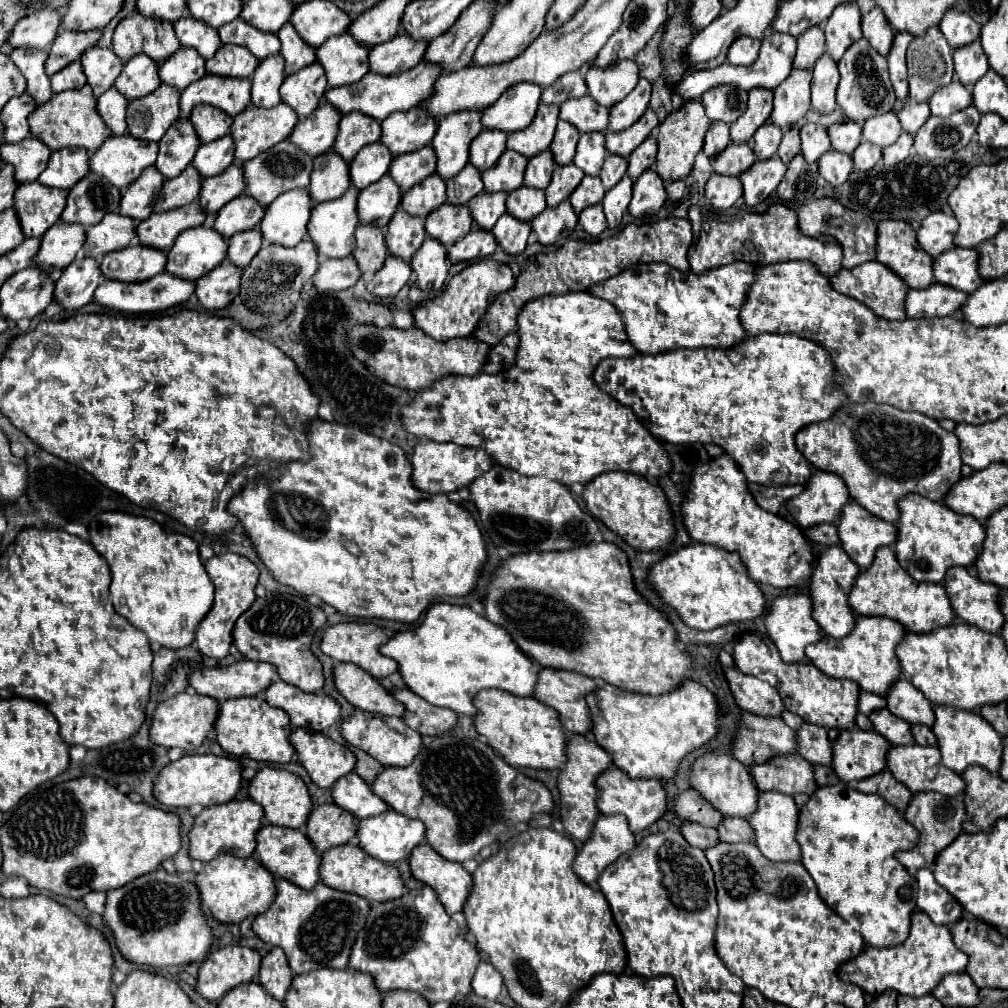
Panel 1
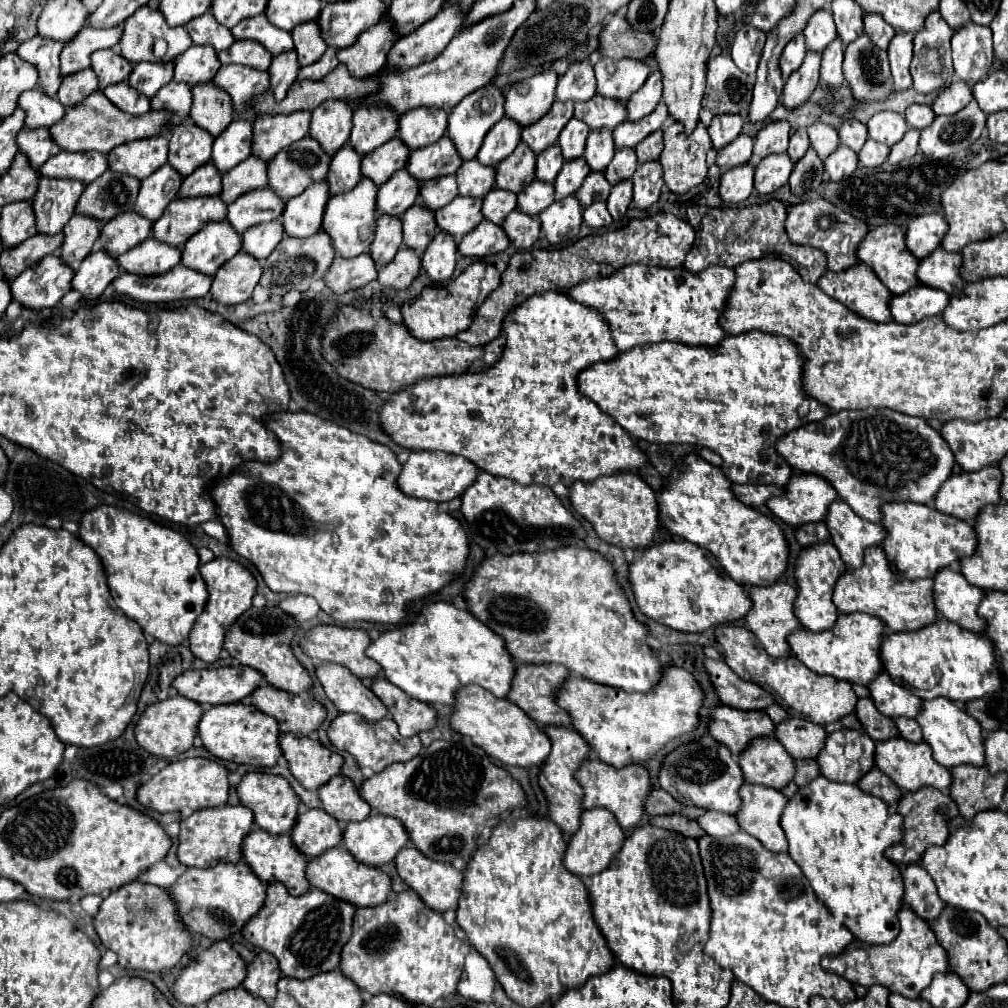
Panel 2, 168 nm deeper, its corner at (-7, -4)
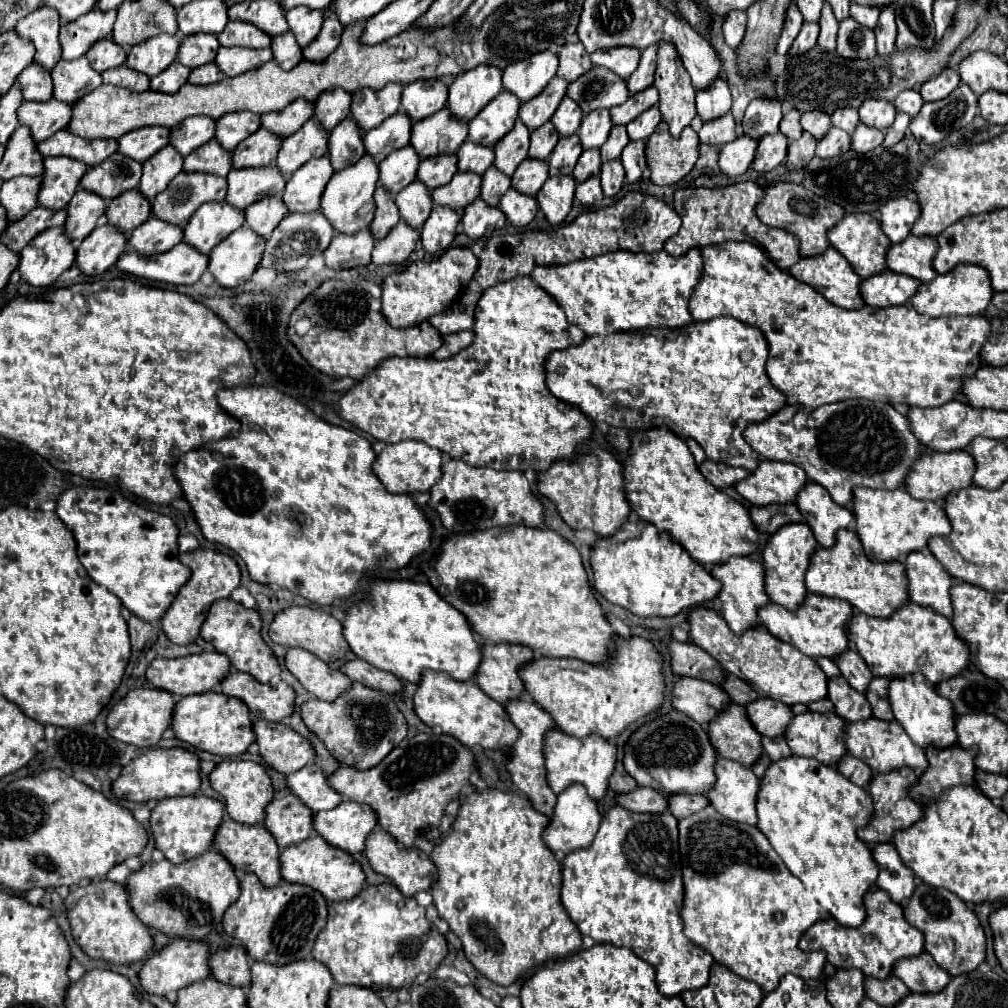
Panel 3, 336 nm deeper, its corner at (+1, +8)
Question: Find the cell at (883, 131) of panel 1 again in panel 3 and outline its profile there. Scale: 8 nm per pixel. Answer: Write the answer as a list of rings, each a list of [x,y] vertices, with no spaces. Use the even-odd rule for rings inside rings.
[[[868,98],[862,106],[860,106],[860,120],[866,126],[874,126],[878,130],[886,130],[896,116],[896,108],[892,102],[888,100],[880,100],[880,98]]]

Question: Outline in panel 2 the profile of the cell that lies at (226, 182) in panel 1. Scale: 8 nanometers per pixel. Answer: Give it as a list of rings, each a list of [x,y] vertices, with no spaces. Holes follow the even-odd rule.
[[[250,156],[222,176],[220,198],[222,202],[230,204],[242,194],[258,188],[266,188],[266,162],[260,162],[256,156]]]

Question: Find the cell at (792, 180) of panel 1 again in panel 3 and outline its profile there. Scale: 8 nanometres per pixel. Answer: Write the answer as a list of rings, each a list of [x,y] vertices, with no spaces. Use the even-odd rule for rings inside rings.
[[[804,132],[798,140],[788,144],[788,158],[786,158],[786,166],[790,170],[802,170],[812,158],[814,158],[814,148],[816,148],[814,136],[810,136],[808,132]]]

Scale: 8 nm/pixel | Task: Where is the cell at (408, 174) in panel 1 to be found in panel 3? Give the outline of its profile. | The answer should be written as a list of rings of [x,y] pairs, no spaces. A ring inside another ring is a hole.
[[[448,108],[436,112],[434,116],[426,116],[426,120],[418,120],[412,126],[410,144],[418,152],[420,158],[438,156],[444,150],[456,152],[468,136],[468,124],[456,120]]]

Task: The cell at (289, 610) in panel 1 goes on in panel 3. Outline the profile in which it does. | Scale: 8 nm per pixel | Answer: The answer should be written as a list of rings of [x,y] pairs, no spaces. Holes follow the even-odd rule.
[[[216,600],[210,606],[206,620],[200,628],[200,638],[212,644],[216,652],[224,654],[230,660],[232,668],[252,674],[258,682],[272,682],[278,678],[280,666],[274,654],[268,650],[266,642],[260,638],[260,626],[262,626],[262,620],[256,610],[248,610],[234,600]]]

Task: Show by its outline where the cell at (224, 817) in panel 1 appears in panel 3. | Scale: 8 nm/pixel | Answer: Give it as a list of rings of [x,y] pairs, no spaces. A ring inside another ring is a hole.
[[[184,796],[184,798],[164,798],[150,810],[150,830],[156,848],[172,864],[182,864],[190,858],[200,856],[212,846],[214,832],[224,818],[224,804],[206,796]]]

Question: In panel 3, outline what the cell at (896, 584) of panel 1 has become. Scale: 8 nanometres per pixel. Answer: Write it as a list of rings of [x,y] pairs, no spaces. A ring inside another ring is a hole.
[[[848,528],[838,530],[836,544],[832,548],[822,548],[822,546],[816,548],[814,558],[810,560],[810,566],[804,574],[804,584],[808,592],[842,598],[862,614],[876,616],[876,618],[890,616],[898,606],[902,606],[908,600],[904,564],[870,562],[862,552],[862,544],[858,536],[854,534],[854,530]]]

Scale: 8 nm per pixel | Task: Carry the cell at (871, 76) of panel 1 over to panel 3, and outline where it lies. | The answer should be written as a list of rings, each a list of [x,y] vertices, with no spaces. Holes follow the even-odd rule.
[[[854,18],[842,20],[838,30],[836,52],[844,58],[874,58],[876,56],[874,32],[858,24]]]

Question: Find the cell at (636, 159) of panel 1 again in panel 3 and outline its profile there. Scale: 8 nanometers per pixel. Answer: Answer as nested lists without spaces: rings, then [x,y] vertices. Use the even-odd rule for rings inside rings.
[[[652,106],[650,110],[642,112],[638,118],[634,118],[634,122],[630,122],[630,124],[626,126],[630,140],[646,140],[646,138],[654,132],[654,128],[658,126],[660,120],[662,120],[662,118],[660,118],[658,106]]]

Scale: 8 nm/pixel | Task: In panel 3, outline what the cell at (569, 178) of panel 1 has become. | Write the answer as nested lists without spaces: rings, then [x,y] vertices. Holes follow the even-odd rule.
[[[578,134],[574,136],[564,136],[558,140],[554,152],[548,158],[550,164],[550,176],[564,176],[564,174],[572,174],[578,158],[582,154],[582,146],[580,146],[580,138]]]

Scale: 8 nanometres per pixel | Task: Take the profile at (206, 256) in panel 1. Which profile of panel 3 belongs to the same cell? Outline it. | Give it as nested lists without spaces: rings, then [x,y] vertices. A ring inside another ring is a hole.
[[[224,202],[202,204],[184,228],[184,242],[208,254],[216,244],[244,224],[244,212]]]

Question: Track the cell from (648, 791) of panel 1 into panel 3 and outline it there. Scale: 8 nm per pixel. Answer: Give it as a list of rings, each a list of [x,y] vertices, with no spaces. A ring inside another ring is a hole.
[[[550,730],[544,734],[544,766],[546,766],[546,780],[554,794],[562,792],[566,784],[580,782],[588,794],[594,800],[604,798],[608,790],[608,778],[614,772],[616,764],[616,746],[608,740],[602,740],[600,736],[586,736],[586,738],[574,738],[570,734],[556,730]]]

